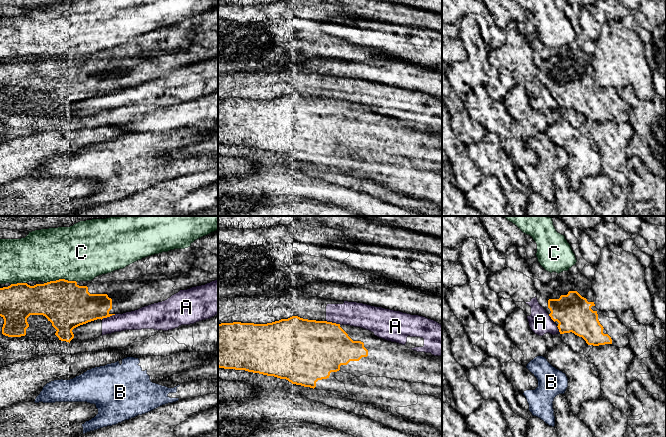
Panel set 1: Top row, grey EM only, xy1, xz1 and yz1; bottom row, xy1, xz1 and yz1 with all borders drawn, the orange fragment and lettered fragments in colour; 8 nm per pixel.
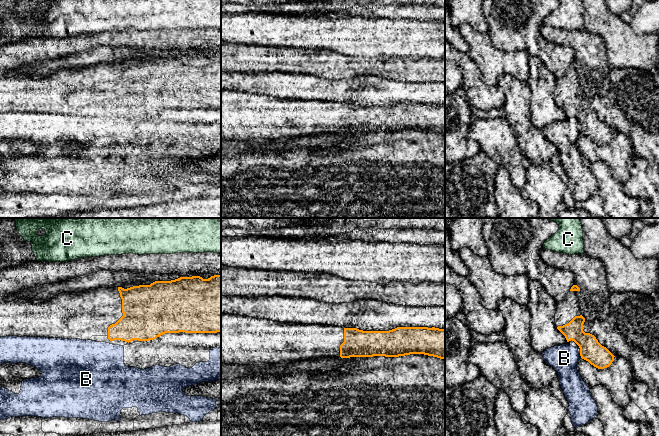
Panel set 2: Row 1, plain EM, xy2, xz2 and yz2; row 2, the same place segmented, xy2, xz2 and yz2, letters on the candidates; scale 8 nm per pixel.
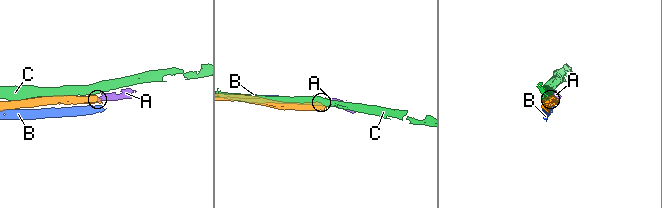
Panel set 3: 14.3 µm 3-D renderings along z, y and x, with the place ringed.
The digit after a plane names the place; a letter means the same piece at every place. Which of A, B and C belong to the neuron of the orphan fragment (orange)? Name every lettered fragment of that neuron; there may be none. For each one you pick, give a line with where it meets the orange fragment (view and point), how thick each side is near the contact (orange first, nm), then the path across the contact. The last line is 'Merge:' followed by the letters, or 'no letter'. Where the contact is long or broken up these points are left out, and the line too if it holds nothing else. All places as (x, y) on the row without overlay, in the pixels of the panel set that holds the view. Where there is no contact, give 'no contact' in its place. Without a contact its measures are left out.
Merge: no letter

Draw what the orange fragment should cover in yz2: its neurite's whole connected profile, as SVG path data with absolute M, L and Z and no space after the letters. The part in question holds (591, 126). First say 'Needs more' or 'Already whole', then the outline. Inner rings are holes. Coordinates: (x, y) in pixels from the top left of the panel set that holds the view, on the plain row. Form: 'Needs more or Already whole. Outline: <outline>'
Needs more. Outline: M573 61L567 72L557 78L555 101L567 118L574 117L580 124L580 132L598 145L609 143L614 131L602 122L596 113L583 107L585 94L579 83L580 64Z

